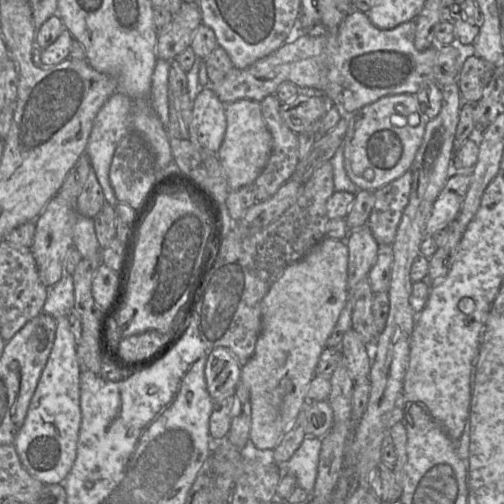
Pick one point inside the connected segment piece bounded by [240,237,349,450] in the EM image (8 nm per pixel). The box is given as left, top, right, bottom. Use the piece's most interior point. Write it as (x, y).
(299, 312)

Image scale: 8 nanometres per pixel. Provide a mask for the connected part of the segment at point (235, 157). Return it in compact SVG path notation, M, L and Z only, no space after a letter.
M242 99L225 105L226 131L219 150L218 160L226 175L230 191L252 184L264 169L272 150L272 136L260 108L260 102Z

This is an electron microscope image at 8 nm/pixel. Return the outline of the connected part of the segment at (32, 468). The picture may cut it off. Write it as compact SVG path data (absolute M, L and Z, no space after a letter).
M68 317L57 320L57 330L47 363L31 398L24 423L14 446L23 467L43 484L62 483L76 456L81 425L80 374L77 344L69 329Z

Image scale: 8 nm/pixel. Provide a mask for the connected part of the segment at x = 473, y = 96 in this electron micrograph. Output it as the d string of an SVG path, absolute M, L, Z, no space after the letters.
M476 55L465 59L458 76L459 92L464 102L476 103L481 98L494 67Z

